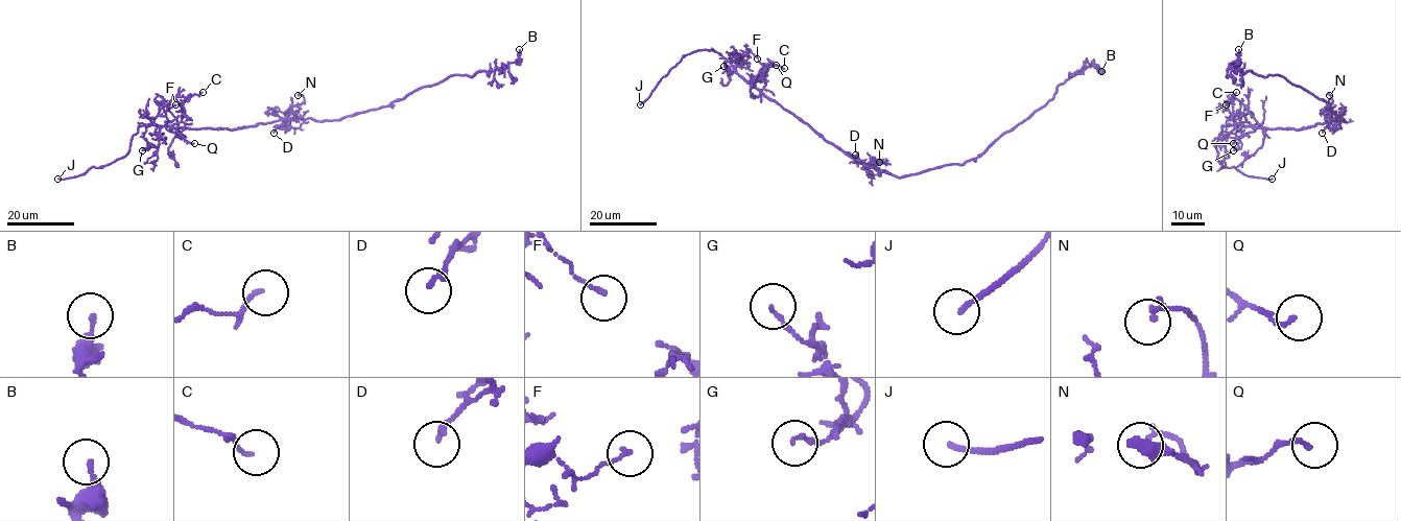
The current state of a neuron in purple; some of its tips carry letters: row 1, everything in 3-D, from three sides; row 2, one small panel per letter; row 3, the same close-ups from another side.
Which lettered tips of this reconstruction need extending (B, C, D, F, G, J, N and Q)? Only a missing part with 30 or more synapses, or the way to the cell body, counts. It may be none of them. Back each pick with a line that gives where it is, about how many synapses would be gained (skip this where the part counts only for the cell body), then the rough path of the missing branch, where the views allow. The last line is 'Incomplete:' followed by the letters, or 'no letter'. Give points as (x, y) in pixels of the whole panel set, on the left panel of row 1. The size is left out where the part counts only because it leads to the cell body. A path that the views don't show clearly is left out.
J: at (57, 179)
Incomplete: J

